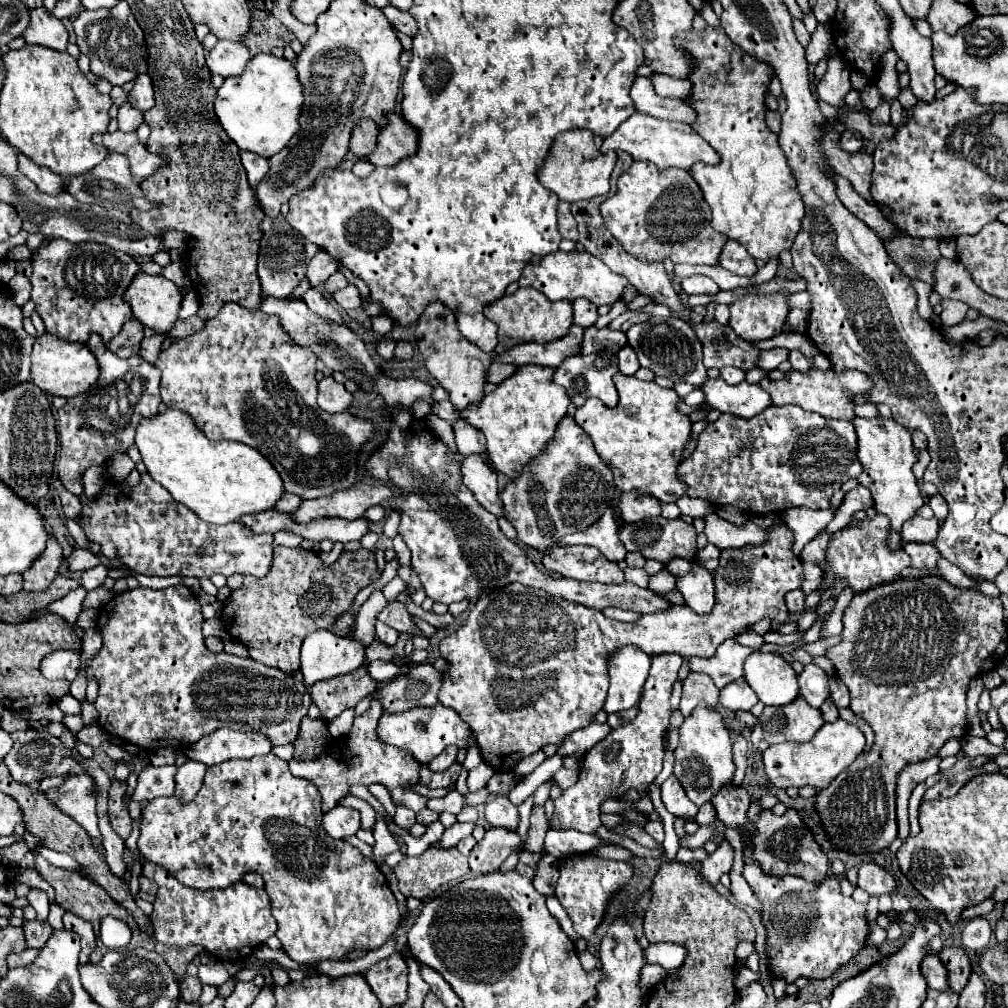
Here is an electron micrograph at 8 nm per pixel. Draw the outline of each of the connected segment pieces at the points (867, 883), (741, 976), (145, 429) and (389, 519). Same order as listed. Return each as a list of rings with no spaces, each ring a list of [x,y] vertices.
[[[864,863],[858,871],[858,887],[868,895],[886,895],[896,889],[896,881],[886,869],[874,863]]]
[[[740,967],[740,969],[738,969],[738,973],[736,973],[736,979],[734,979],[736,987],[738,987],[738,989],[742,989],[742,987],[746,987],[746,985],[748,985],[748,983],[752,983],[752,981],[758,981],[758,973],[750,971],[748,967]]]
[[[166,409],[154,417],[146,417],[144,423],[136,427],[136,447],[140,449],[142,461],[150,473],[150,477],[160,483],[168,493],[190,511],[194,511],[200,519],[208,523],[232,523],[242,515],[260,513],[270,509],[284,493],[282,479],[276,475],[272,463],[268,463],[256,449],[236,443],[236,441],[210,441],[194,423],[190,415],[178,409]]]
[[[388,511],[384,521],[384,535],[394,539],[398,535],[398,523],[400,523],[400,515],[396,511]]]

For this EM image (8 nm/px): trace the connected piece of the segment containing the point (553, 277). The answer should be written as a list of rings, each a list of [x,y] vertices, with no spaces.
[[[556,251],[540,259],[538,265],[527,264],[518,281],[520,287],[533,287],[542,291],[550,301],[568,299],[574,301],[578,297],[584,297],[592,301],[594,305],[612,305],[622,297],[624,287],[628,285],[628,279],[624,275],[618,275],[610,271],[598,257],[586,253],[586,251]]]

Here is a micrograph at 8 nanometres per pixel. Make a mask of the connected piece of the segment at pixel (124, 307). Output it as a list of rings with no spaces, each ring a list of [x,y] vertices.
[[[52,239],[46,247],[40,247],[32,253],[32,267],[32,301],[48,333],[78,343],[84,343],[90,333],[98,333],[102,341],[108,343],[114,335],[120,333],[122,323],[132,319],[132,311],[128,303],[122,301],[122,293],[140,271],[140,267],[128,253],[112,251],[110,247],[104,247],[100,243],[68,243],[64,239]]]

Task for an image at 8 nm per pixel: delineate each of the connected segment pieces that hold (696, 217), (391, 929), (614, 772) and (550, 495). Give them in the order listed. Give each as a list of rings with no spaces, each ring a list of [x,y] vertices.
[[[634,161],[632,167],[618,177],[616,195],[606,199],[600,205],[600,211],[604,215],[604,223],[608,231],[622,243],[622,247],[646,263],[652,261],[662,263],[668,257],[674,263],[718,265],[718,255],[726,243],[726,235],[714,231],[710,225],[712,213],[708,203],[704,203],[700,195],[700,187],[696,187],[696,181],[688,175],[688,171],[680,171],[676,167],[658,169],[654,163]]]
[[[274,753],[248,761],[232,759],[208,767],[204,785],[188,807],[180,807],[172,797],[154,799],[142,811],[138,849],[146,861],[164,867],[180,883],[194,889],[222,889],[240,881],[248,871],[260,873],[272,901],[272,915],[278,921],[276,937],[282,949],[296,963],[318,963],[324,959],[342,959],[356,949],[378,949],[398,929],[400,913],[396,897],[388,889],[378,865],[358,849],[336,851],[336,841],[320,827],[320,793],[308,779],[294,777],[288,761]]]
[[[676,653],[652,655],[652,667],[644,683],[642,697],[638,701],[638,715],[634,721],[612,729],[602,741],[598,741],[584,757],[576,785],[568,787],[560,799],[554,801],[554,829],[576,829],[582,833],[594,833],[600,827],[600,803],[608,799],[620,799],[626,791],[638,789],[640,795],[648,793],[648,785],[662,771],[664,757],[664,731],[670,721],[670,693],[678,679],[682,657]]]
[[[566,415],[560,421],[552,443],[548,443],[548,451],[544,451],[520,479],[506,485],[500,493],[500,501],[504,503],[506,519],[518,531],[518,541],[544,553],[564,535],[584,531],[596,523],[612,503],[614,491],[612,469],[596,455],[584,429],[576,427],[572,415]]]

